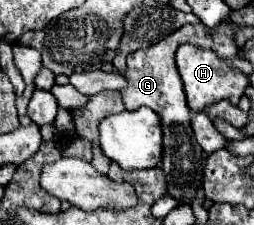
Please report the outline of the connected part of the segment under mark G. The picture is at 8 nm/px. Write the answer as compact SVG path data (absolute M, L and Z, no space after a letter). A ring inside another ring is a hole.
M203 23L195 25L183 25L181 29L173 31L159 43L155 43L149 49L135 51L127 57L127 71L123 77L127 79L127 85L121 89L121 97L125 103L125 109L139 109L149 107L157 111L157 115L163 121L163 161L161 169L167 175L167 193L169 195L195 195L201 179L203 179L203 167L205 159L201 157L201 147L195 141L193 129L191 129L191 109L187 107L183 81L179 77L177 65L175 65L175 51L179 45L199 45L203 49L215 51L219 57L235 57L237 45L235 45L235 33L227 25L219 25L213 33Z

